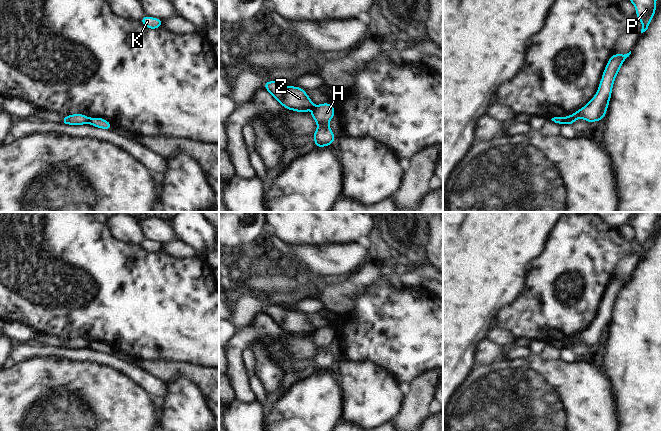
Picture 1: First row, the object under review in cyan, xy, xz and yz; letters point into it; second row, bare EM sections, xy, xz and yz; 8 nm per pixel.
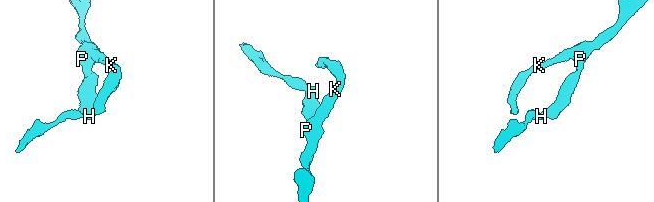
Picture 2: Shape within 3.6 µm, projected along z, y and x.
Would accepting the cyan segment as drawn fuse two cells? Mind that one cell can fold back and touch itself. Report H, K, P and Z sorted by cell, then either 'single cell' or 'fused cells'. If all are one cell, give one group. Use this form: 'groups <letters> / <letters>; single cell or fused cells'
groups H K P / Z; fused cells

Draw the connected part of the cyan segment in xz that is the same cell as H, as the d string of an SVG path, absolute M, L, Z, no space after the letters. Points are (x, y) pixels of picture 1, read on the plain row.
M322 327L313 331L310 339L317 347L317 353L312 358L315 371L327 371L333 368L336 360L329 351L330 344L335 340L335 332L330 327Z

